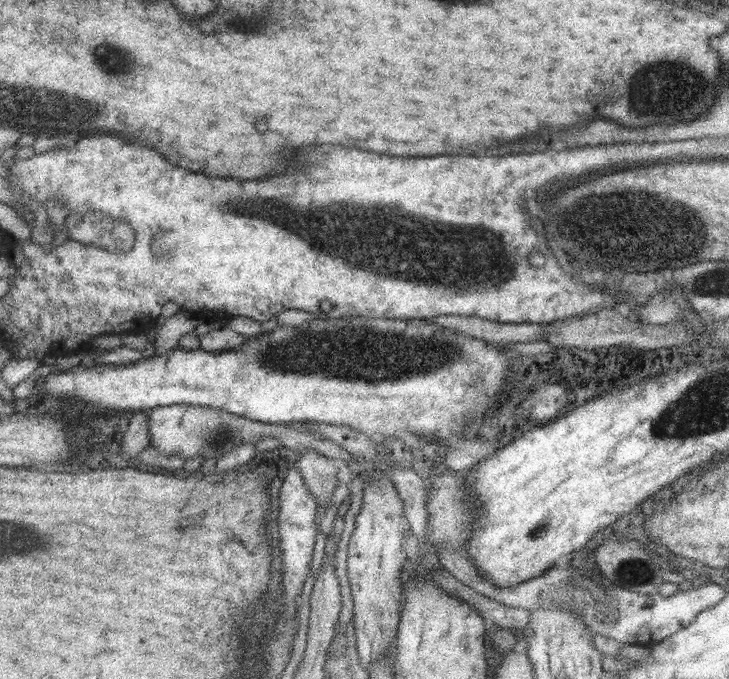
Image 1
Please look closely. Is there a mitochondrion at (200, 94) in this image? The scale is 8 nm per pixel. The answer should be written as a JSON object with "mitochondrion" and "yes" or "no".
{"mitochondrion":"no"}

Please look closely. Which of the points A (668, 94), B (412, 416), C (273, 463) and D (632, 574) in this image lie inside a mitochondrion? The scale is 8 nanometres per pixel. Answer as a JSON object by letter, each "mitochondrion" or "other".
{"A":"mitochondrion","B":"other","C":"other","D":"mitochondrion"}

